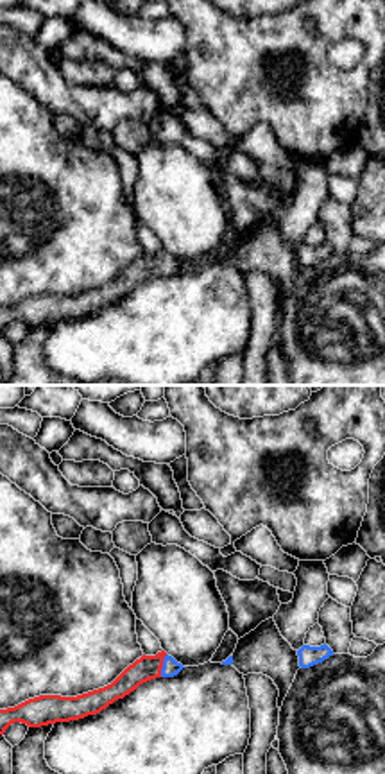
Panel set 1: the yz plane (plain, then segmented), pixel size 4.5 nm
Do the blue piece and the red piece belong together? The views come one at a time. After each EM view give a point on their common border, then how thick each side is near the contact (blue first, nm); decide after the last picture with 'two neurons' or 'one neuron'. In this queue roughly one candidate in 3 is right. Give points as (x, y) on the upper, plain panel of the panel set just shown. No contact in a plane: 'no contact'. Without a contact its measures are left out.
contact (163, 264); calibres 80 and 110 nm

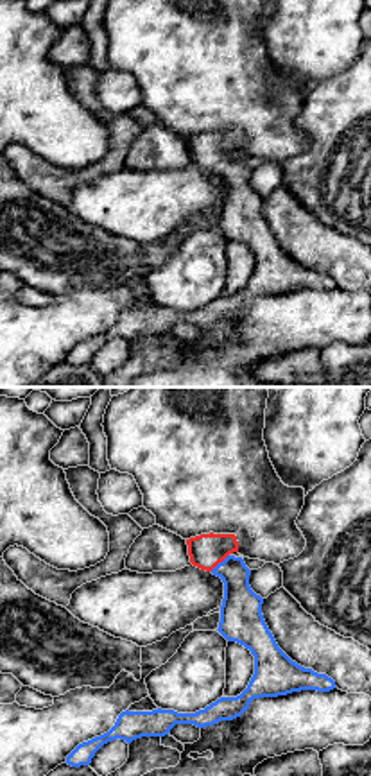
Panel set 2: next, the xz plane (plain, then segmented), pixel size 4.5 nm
contact (219, 162); calibres 190 and 160 nm

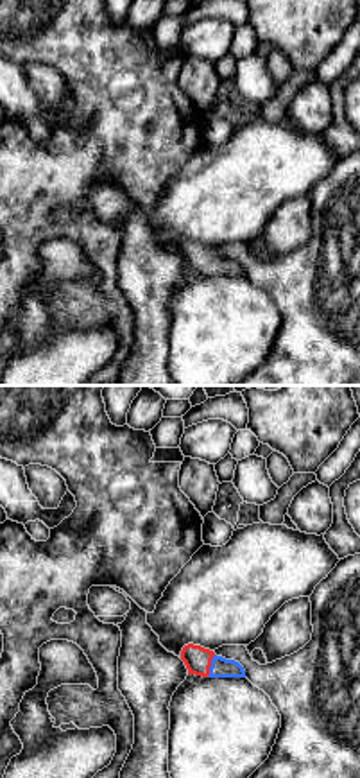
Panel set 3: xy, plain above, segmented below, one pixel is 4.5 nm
contact (212, 264); calibres 90 and 120 nm

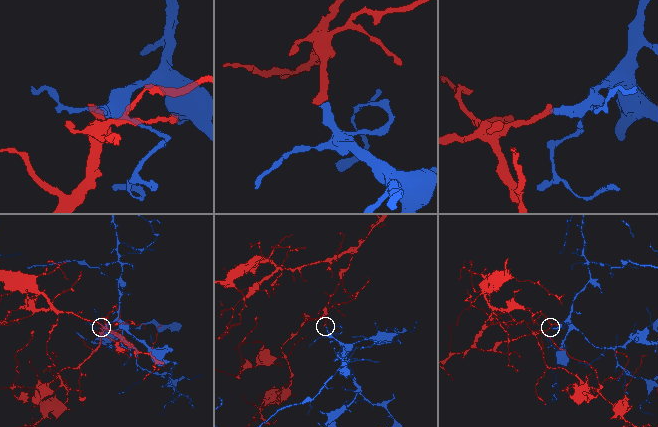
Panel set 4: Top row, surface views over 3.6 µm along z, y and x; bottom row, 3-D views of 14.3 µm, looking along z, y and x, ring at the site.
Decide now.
one neuron

